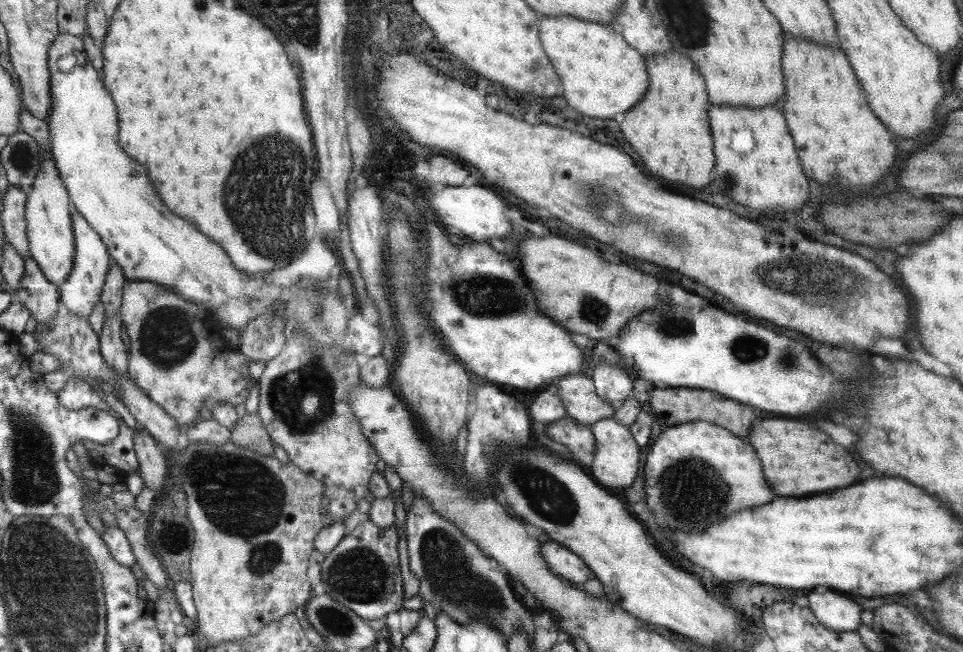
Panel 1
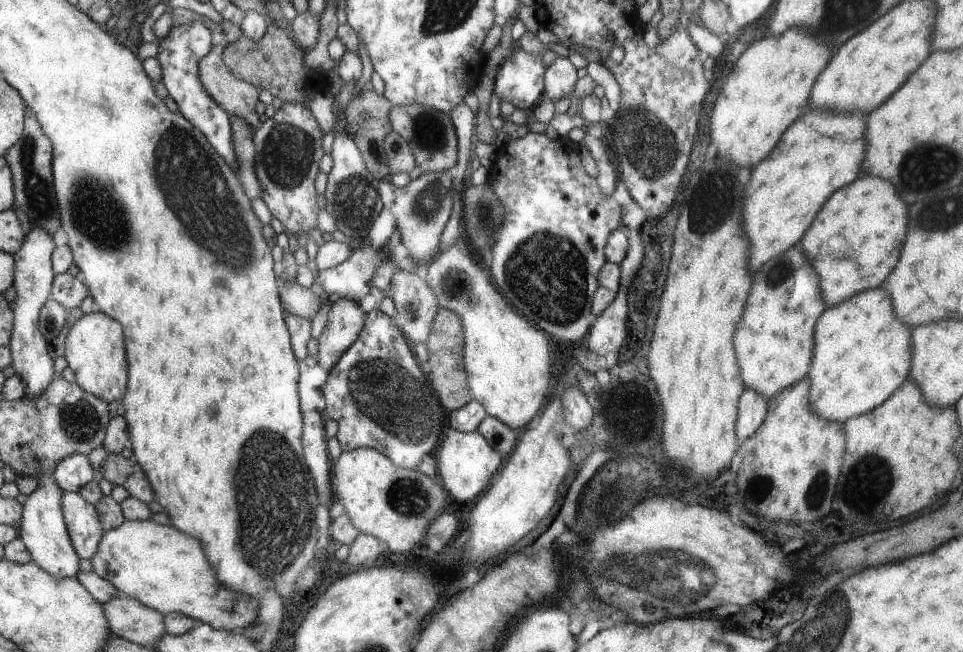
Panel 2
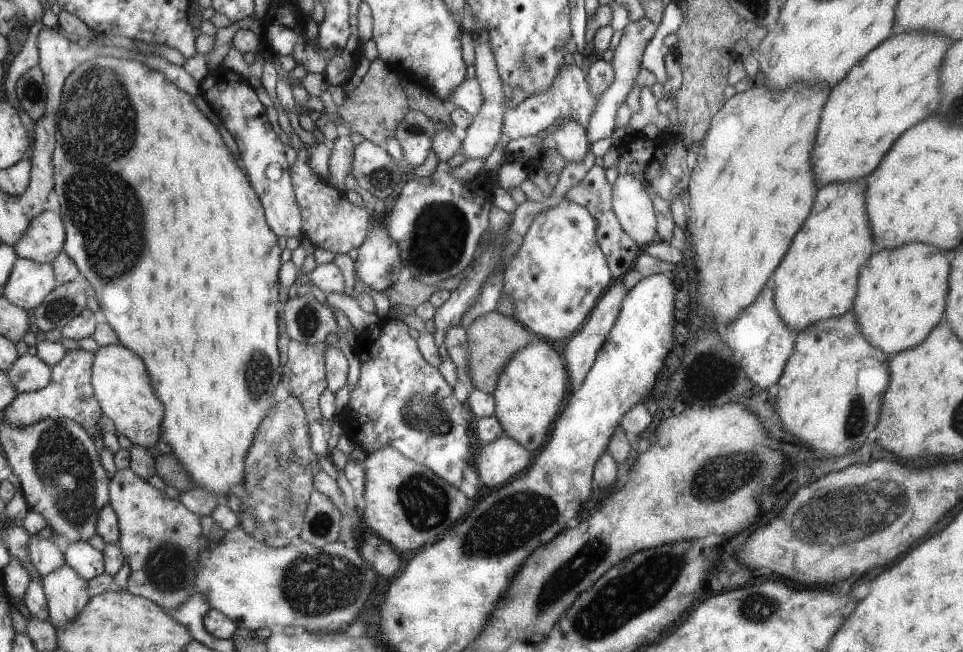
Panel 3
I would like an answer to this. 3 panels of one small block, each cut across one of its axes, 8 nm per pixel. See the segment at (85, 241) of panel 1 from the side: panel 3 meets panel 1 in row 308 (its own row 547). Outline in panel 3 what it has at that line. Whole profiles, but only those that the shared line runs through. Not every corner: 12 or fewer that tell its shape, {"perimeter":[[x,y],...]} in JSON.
{"perimeter":[[87,541],[65,550],[66,563],[91,581],[106,573],[103,551]]}

